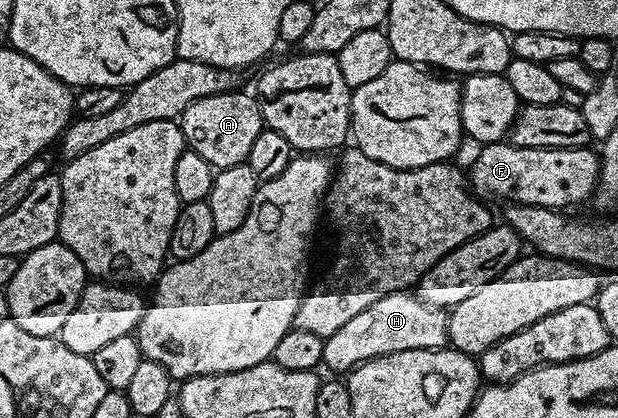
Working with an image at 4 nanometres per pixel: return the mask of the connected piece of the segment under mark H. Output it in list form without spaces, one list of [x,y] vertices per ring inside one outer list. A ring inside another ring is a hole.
[[[401,291],[370,303],[366,311],[354,315],[334,335],[324,338],[323,368],[333,369],[333,374],[347,375],[375,357],[398,351],[415,349],[442,349],[448,345],[448,313],[419,301],[412,291]]]

